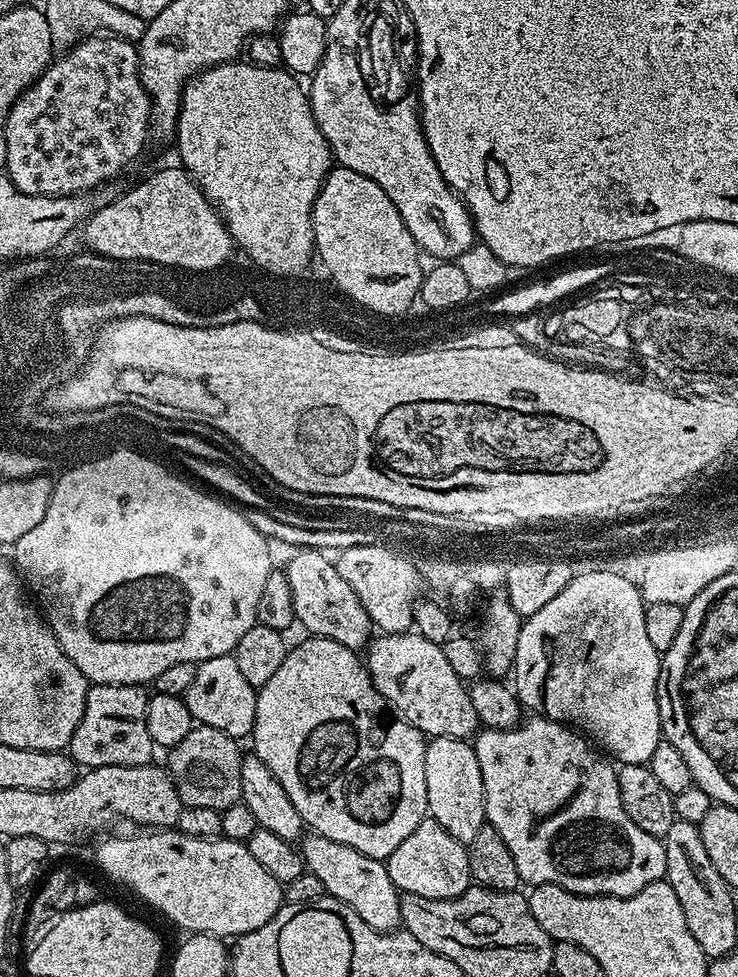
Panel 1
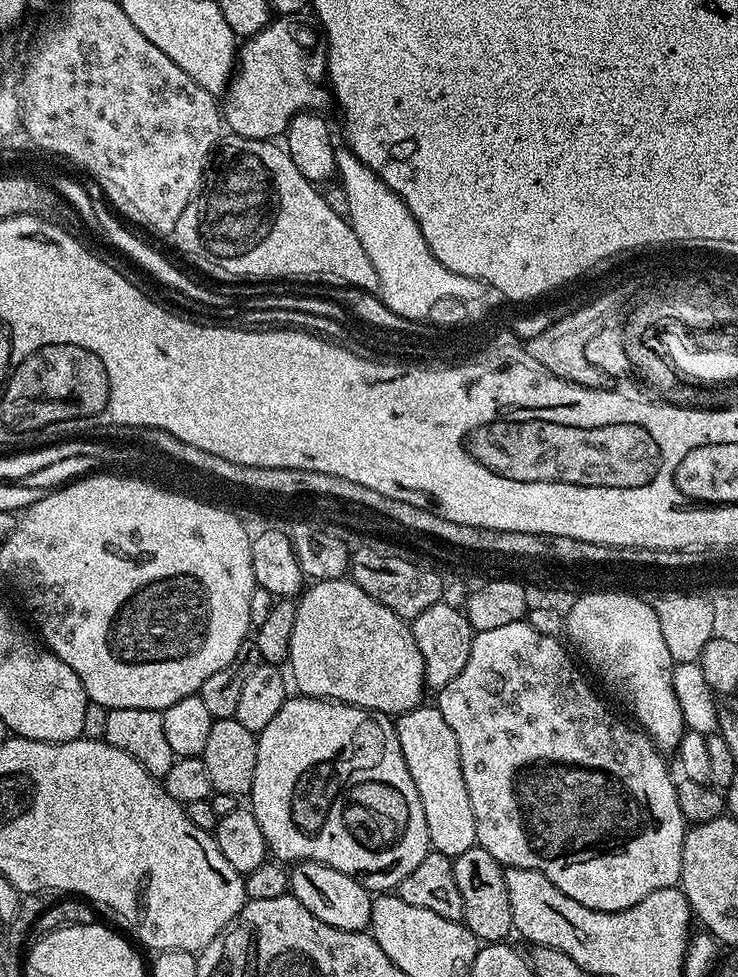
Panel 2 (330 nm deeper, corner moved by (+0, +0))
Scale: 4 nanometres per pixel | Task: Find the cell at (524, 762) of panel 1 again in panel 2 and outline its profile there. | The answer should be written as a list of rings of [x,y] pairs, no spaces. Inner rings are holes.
[[[527,619],[519,620],[518,622],[509,622],[507,626],[498,626],[494,630],[482,630],[481,632],[475,633],[472,638],[472,645],[470,646],[470,662],[466,662],[462,674],[458,674],[458,678],[454,678],[454,682],[449,682],[445,688],[439,689],[437,696],[440,697],[434,700],[434,704],[435,707],[439,708],[442,718],[446,718],[446,723],[450,726],[450,730],[454,730],[454,738],[458,738],[458,754],[462,762],[462,778],[466,778],[466,790],[470,793],[470,806],[474,806],[477,845],[486,850],[490,850],[490,854],[494,854],[496,861],[502,865],[510,868],[538,870],[543,876],[550,878],[550,882],[554,882],[554,886],[558,886],[558,890],[562,890],[562,894],[574,898],[574,902],[582,902],[582,906],[590,906],[594,910],[602,910],[603,912],[626,910],[630,906],[642,902],[642,898],[654,894],[654,890],[675,888],[680,883],[682,846],[684,845],[686,821],[678,806],[676,780],[674,776],[668,773],[668,764],[664,761],[667,760],[665,753],[656,747],[655,742],[648,736],[648,733],[645,732],[643,728],[637,726],[635,723],[629,722],[627,719],[625,719],[626,721],[619,720],[619,718],[604,705],[603,698],[588,685],[587,678],[576,669],[576,664],[572,661],[571,654],[559,644],[560,642],[561,641],[555,636],[547,636],[546,634],[540,634],[538,630],[534,630],[534,626],[530,626]]]

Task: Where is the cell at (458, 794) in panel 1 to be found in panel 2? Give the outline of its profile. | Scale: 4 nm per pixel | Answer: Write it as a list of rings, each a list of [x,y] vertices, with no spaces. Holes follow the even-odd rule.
[[[421,706],[401,712],[395,725],[398,742],[402,746],[402,758],[406,758],[410,778],[414,778],[414,786],[426,814],[431,851],[453,858],[466,854],[466,850],[477,847],[476,823],[474,806],[470,806],[470,793],[466,790],[466,778],[462,778],[462,762],[454,730],[450,730],[446,718],[442,718],[439,708],[435,706]]]

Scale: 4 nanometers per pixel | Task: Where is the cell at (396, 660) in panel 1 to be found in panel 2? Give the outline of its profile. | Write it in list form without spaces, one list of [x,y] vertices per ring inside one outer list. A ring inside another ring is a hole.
[[[350,578],[315,581],[303,589],[295,606],[294,630],[290,634],[286,664],[292,667],[290,680],[297,693],[317,696],[320,700],[356,704],[369,712],[385,714],[399,714],[421,707],[423,700],[420,699],[426,693],[424,663],[422,650],[418,650],[418,642],[414,642],[409,621],[370,598],[370,594],[366,594],[366,590],[362,590]]]

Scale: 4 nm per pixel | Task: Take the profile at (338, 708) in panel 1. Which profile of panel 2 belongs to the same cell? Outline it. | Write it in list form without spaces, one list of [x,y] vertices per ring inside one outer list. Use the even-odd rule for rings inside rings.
[[[293,695],[284,701],[282,710],[274,714],[266,726],[266,730],[258,733],[256,741],[258,762],[254,766],[254,782],[250,793],[250,807],[254,818],[258,818],[258,826],[262,826],[262,834],[268,843],[269,853],[280,862],[299,862],[301,860],[317,860],[334,870],[342,870],[342,874],[350,874],[372,894],[384,894],[395,889],[397,884],[410,874],[410,870],[418,867],[418,862],[426,858],[430,851],[428,831],[426,830],[426,814],[422,810],[422,802],[418,798],[418,790],[414,786],[414,778],[410,778],[410,770],[406,766],[406,758],[402,758],[402,746],[398,742],[396,725],[391,715],[383,712],[369,712],[356,704],[342,704],[339,700],[320,700],[317,696]]]

